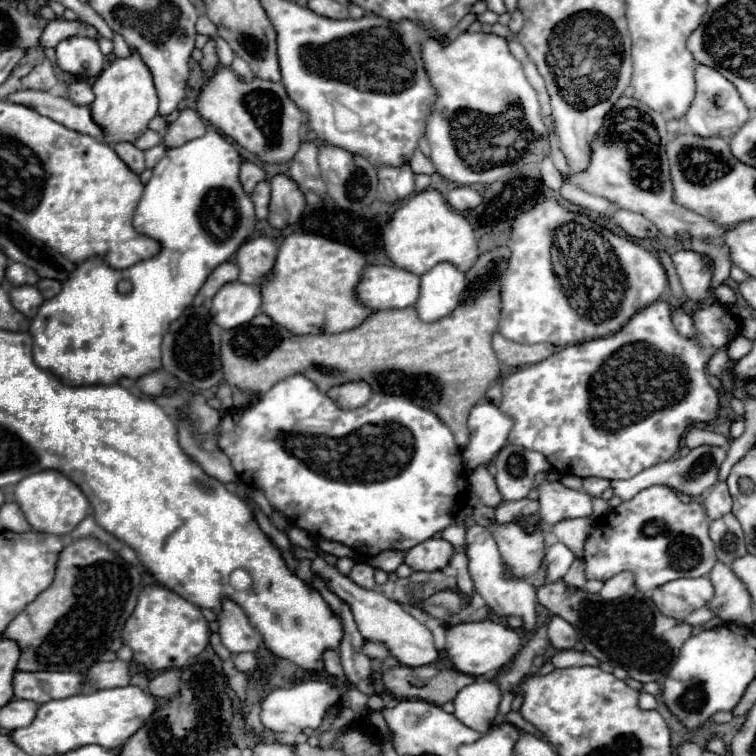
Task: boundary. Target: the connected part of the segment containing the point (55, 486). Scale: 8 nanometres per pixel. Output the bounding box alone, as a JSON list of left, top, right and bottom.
[13,470,89,536]

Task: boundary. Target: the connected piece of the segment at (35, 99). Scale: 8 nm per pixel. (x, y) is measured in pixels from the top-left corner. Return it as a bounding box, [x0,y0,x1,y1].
[7,90,103,140]

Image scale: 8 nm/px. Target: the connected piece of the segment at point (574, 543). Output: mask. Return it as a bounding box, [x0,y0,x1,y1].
[553,518,593,556]

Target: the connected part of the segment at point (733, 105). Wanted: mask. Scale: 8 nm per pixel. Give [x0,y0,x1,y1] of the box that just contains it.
[685,64,751,138]

